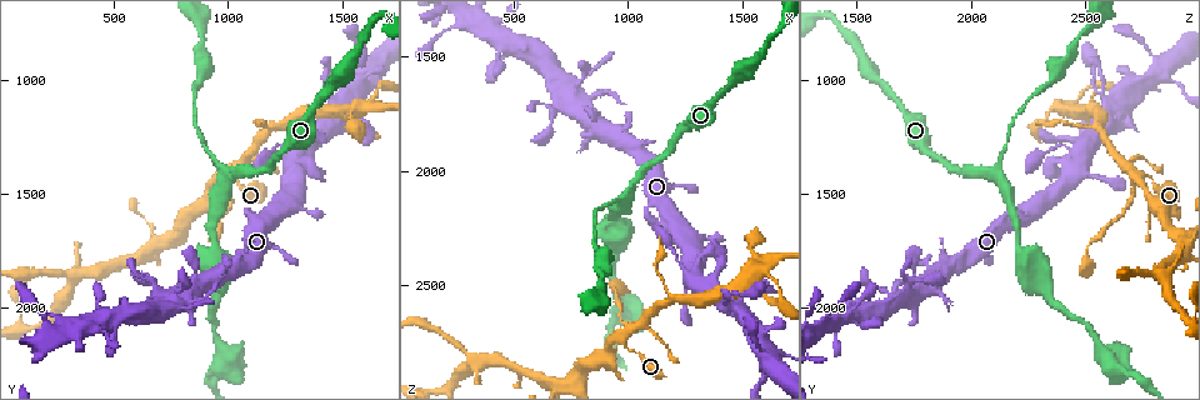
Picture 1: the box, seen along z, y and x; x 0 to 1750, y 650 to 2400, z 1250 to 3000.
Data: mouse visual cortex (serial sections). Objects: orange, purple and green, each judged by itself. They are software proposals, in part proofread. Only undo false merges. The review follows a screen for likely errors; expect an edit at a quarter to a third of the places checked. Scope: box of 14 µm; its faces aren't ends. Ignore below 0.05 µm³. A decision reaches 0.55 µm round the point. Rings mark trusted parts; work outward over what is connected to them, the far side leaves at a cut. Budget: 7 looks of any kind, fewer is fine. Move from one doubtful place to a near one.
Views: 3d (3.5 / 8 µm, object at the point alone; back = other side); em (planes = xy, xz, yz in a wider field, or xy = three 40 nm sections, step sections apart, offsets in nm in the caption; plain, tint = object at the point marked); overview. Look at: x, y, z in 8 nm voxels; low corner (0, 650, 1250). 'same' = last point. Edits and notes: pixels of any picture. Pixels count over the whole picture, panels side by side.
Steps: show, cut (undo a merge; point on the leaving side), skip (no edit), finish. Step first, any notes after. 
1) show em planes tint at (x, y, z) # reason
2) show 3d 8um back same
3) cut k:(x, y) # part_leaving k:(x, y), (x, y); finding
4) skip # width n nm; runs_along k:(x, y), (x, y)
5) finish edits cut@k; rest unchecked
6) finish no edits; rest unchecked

show 3d 3.5um at (960, 1410, 2760) # four or more arms meet

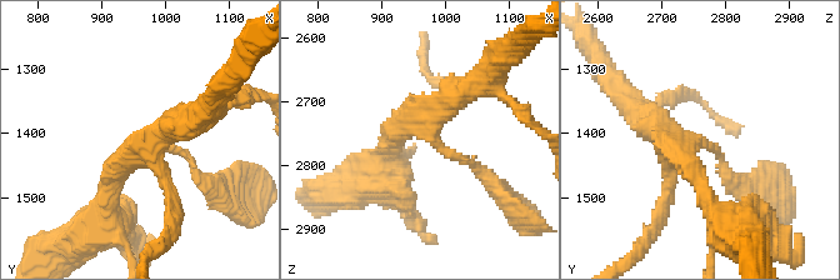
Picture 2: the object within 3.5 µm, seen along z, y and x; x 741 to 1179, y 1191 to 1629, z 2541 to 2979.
show em xy step 5 tint at (965, 1415, 2750) # arms 4; arm_widths 100, 150, 250, 300 nm; now the EM

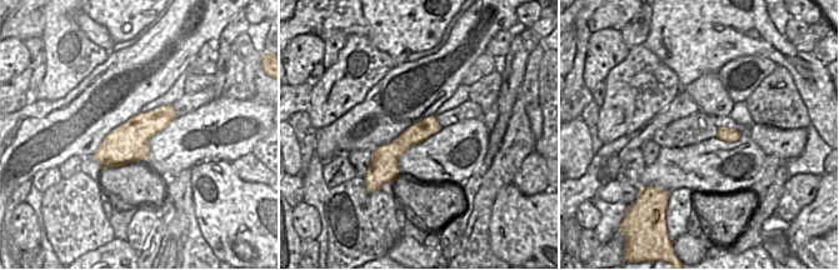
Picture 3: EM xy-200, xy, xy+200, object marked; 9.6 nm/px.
skip # width 190 nm; runs_along 3:(433, 119), (391, 155), (391, 176); all the same cell

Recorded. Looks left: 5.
show 3d 3.5um at (360, 1860, 2840) # three-way junction

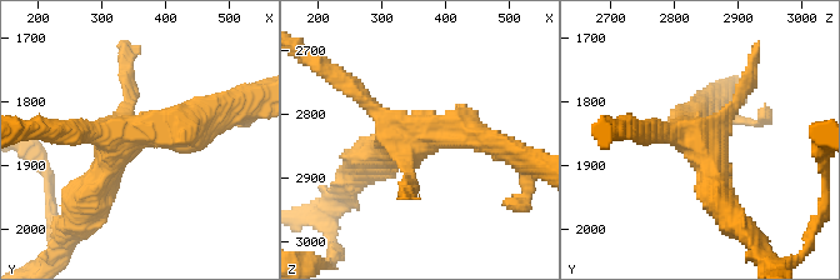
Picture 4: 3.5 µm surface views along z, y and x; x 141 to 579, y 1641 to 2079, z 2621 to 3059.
show em xy step 3 tint at (355, 1845, 2835) # now the EM

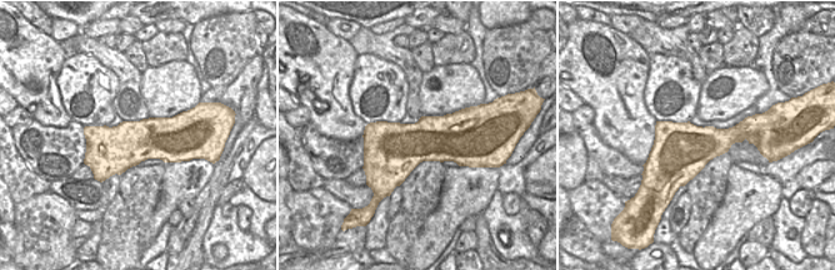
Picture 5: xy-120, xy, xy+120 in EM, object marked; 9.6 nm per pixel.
skip # runs_along 4:(214, 108), (130, 135), (91, 196); one cell here

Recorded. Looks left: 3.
show 3d 3.5um at (1190, 1220, 2570)

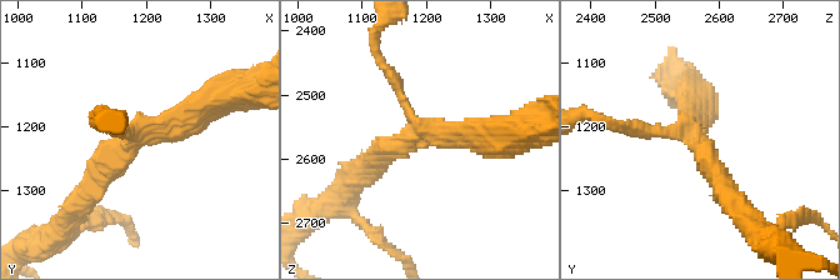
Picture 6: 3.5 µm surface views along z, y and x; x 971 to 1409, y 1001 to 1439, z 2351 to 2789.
show em xy step 5 tint at (1195, 1215, 2570) # arms 3; arm_widths 150, 300, 350 nm

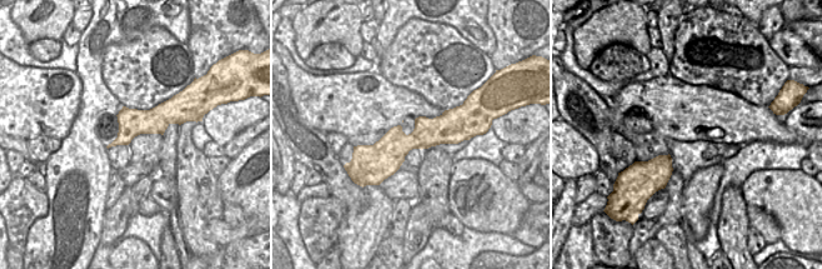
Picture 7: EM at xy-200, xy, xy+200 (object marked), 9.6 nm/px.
skip # width 300 nm; runs_along 7:(465, 130), (359, 150); all the same cell

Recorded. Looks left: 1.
finish no edits; rest unchecked

